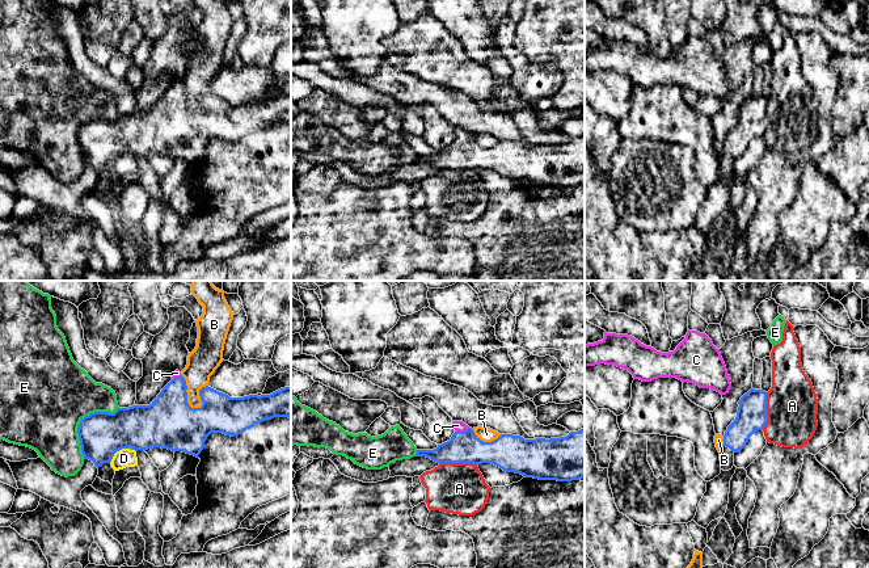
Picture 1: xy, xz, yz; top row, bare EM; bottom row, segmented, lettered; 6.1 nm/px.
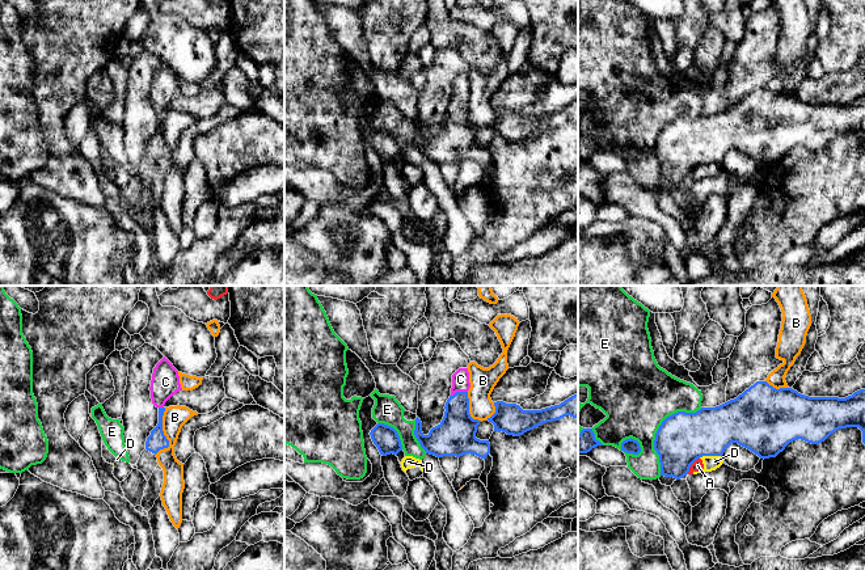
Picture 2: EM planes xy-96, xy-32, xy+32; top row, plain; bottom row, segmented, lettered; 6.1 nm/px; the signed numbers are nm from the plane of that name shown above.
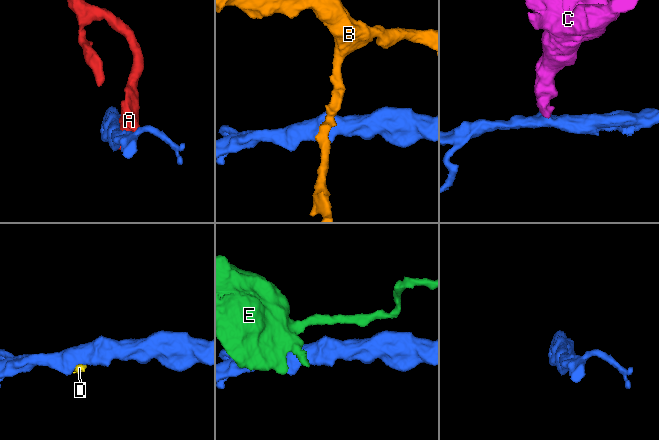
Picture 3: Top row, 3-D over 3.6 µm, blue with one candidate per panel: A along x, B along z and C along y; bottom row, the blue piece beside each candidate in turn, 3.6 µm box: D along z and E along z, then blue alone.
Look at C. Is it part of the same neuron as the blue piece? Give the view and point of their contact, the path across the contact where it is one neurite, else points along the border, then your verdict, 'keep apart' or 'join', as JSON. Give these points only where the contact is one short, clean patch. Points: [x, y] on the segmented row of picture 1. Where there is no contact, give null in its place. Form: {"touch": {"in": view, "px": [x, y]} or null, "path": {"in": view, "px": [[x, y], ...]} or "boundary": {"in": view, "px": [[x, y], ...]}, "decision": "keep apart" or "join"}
{"touch": {"in": "xz", "px": [462, 432]}, "path": {"in": "xz", "px": [[464, 446], [462, 432], [458, 425]]}, "decision": "join"}

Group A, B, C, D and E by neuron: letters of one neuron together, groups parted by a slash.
A D / B / C / E

